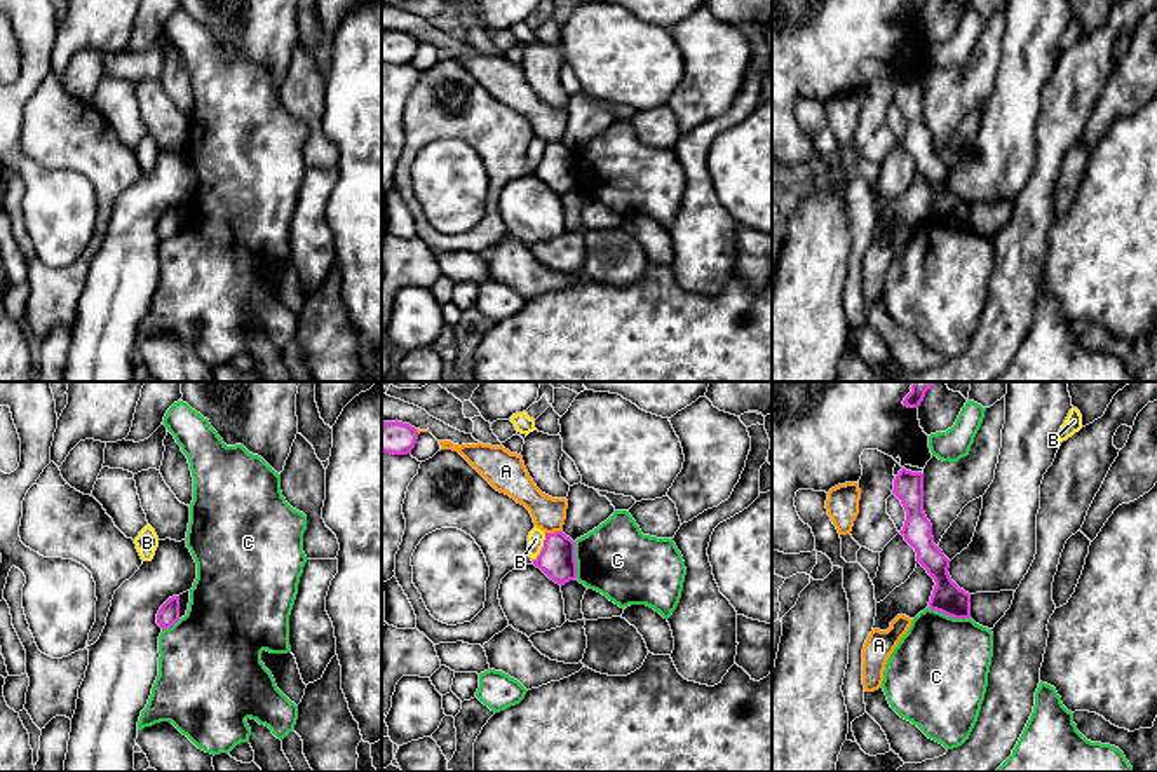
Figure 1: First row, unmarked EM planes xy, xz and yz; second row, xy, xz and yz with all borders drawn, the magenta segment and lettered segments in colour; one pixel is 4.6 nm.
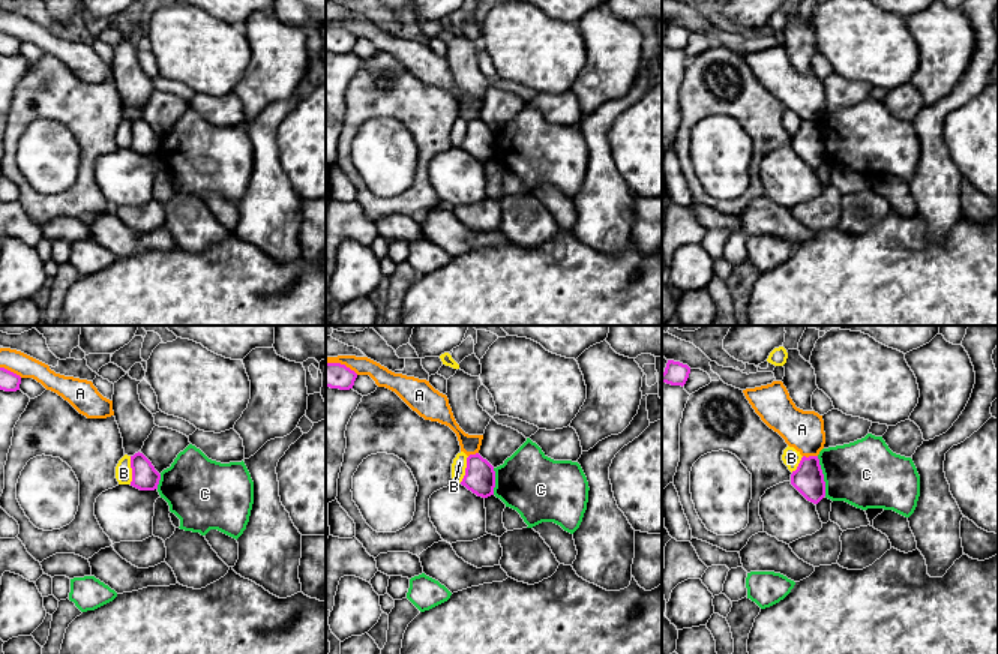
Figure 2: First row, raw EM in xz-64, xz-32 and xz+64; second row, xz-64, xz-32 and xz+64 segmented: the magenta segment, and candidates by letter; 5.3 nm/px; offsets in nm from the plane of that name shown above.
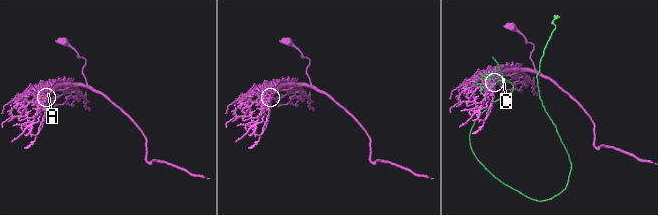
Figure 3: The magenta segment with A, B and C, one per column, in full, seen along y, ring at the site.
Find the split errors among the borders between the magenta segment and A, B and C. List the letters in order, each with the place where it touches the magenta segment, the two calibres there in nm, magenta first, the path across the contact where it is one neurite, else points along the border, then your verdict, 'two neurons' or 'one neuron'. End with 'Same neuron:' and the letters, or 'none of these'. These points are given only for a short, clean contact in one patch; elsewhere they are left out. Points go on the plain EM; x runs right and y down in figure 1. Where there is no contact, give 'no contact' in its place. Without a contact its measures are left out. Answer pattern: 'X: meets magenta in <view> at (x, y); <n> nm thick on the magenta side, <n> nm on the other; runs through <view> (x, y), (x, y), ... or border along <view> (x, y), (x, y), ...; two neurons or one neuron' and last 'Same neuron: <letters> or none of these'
A: meets magenta in xz at (554, 142); 170 nm thick on the magenta side, 150 nm on the other; two neurons
B: meets magenta in xz at (542, 157); 170 nm thick on the magenta side, 80 nm on the other; border along xz (546, 143), (542, 159), (532, 169); two neurons
C: meets magenta in yz at (950, 225); 150 nm thick on the magenta side, 440 nm on the other; two neurons
Same neuron: none of these

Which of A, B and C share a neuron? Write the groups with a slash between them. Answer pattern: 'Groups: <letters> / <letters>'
Groups: A / B / C

